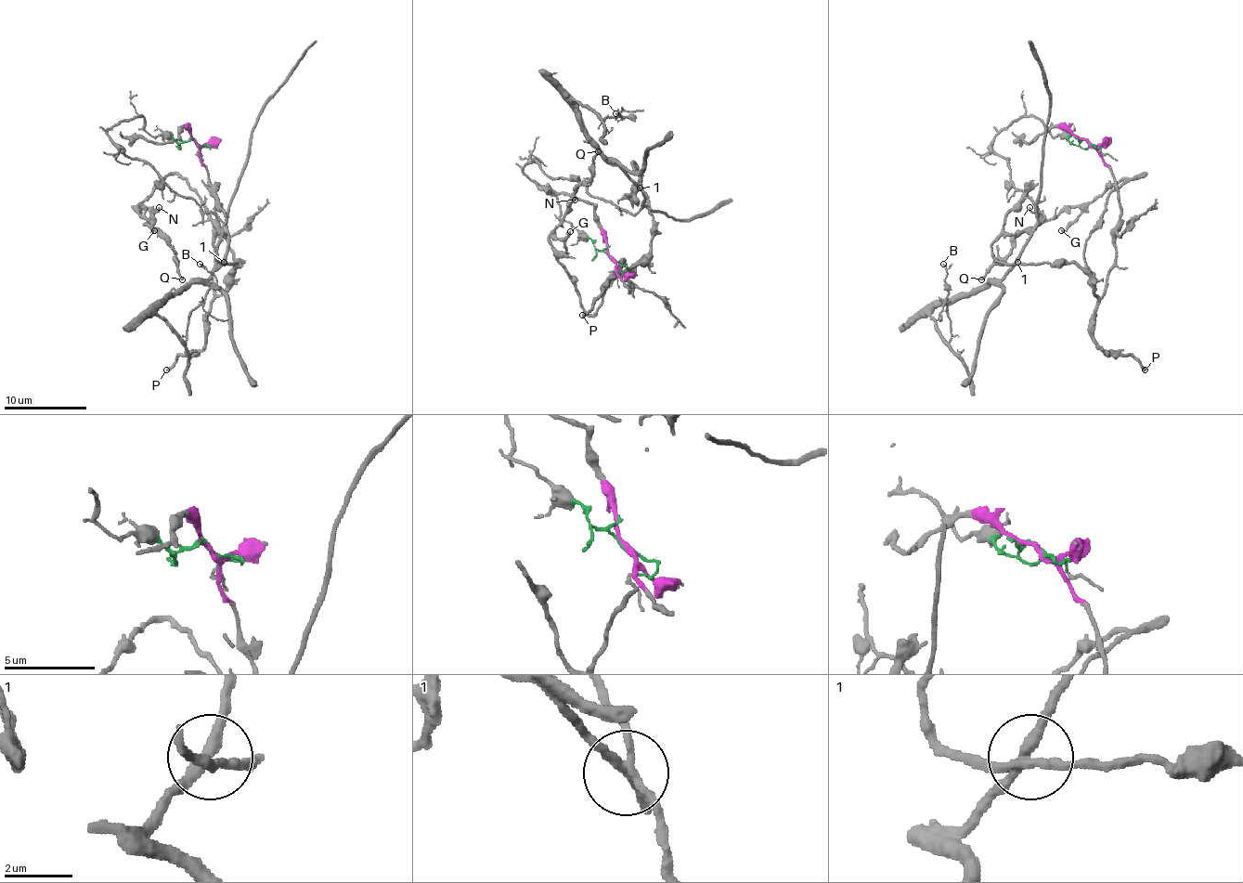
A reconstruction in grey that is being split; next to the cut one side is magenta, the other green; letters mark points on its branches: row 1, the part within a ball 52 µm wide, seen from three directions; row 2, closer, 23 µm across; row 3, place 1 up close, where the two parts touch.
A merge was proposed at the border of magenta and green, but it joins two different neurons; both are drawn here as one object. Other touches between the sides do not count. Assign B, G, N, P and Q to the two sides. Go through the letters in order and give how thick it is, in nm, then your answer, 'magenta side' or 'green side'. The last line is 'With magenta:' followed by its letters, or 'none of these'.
B: 100 nm thick; green side
G: 240 nm thick; magenta side
N: 140 nm thick; magenta side
P: 260 nm thick; magenta side
Q: 240 nm thick; magenta side
With magenta: G, N, P, Q

